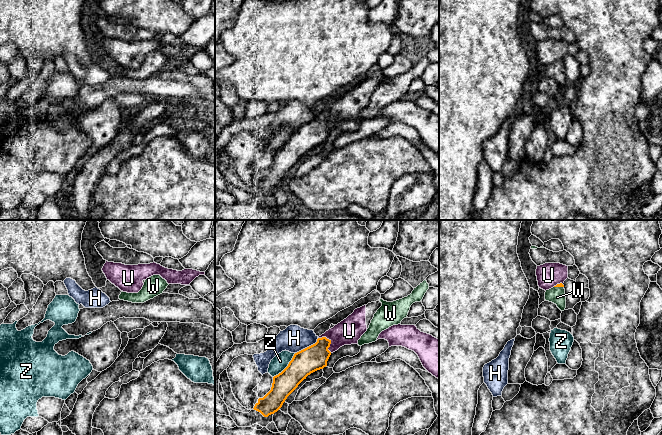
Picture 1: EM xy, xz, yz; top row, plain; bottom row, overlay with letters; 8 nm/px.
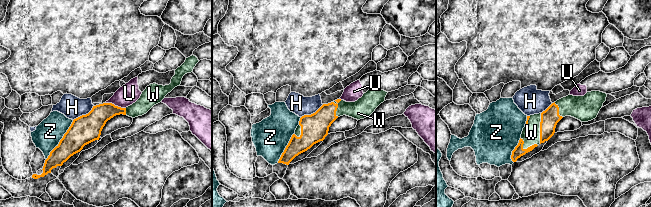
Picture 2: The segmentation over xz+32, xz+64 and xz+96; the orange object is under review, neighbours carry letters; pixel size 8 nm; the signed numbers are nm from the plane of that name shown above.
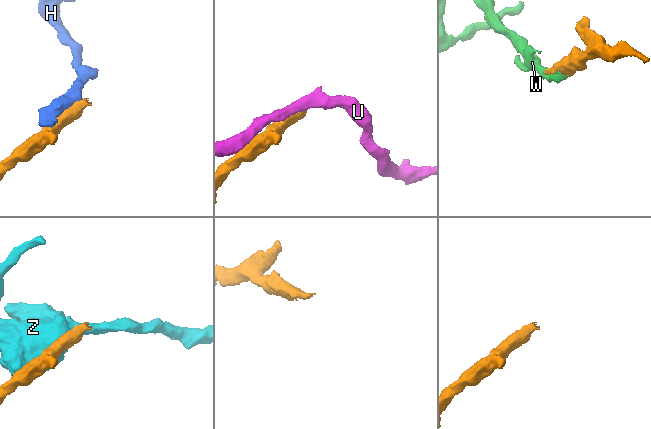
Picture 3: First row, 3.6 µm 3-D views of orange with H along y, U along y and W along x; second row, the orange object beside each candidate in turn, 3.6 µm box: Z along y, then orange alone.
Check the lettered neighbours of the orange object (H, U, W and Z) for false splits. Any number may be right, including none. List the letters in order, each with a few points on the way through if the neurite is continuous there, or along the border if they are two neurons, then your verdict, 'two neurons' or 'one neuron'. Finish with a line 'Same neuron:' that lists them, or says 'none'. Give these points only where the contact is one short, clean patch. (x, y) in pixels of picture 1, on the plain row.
H: two neurons
U: two neurons
W: one neuron
Z: border along xz (295, 129), (289, 139), (273, 153); two neurons
Same neuron: W

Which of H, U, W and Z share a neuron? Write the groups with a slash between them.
H / U / W / Z

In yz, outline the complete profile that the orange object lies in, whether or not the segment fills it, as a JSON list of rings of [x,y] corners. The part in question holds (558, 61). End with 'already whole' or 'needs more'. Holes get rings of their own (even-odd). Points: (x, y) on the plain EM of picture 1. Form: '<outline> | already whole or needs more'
[[[560,59],[553,64],[546,66],[545,76],[556,80],[561,87],[564,87],[566,84],[564,61]]] | needs more

